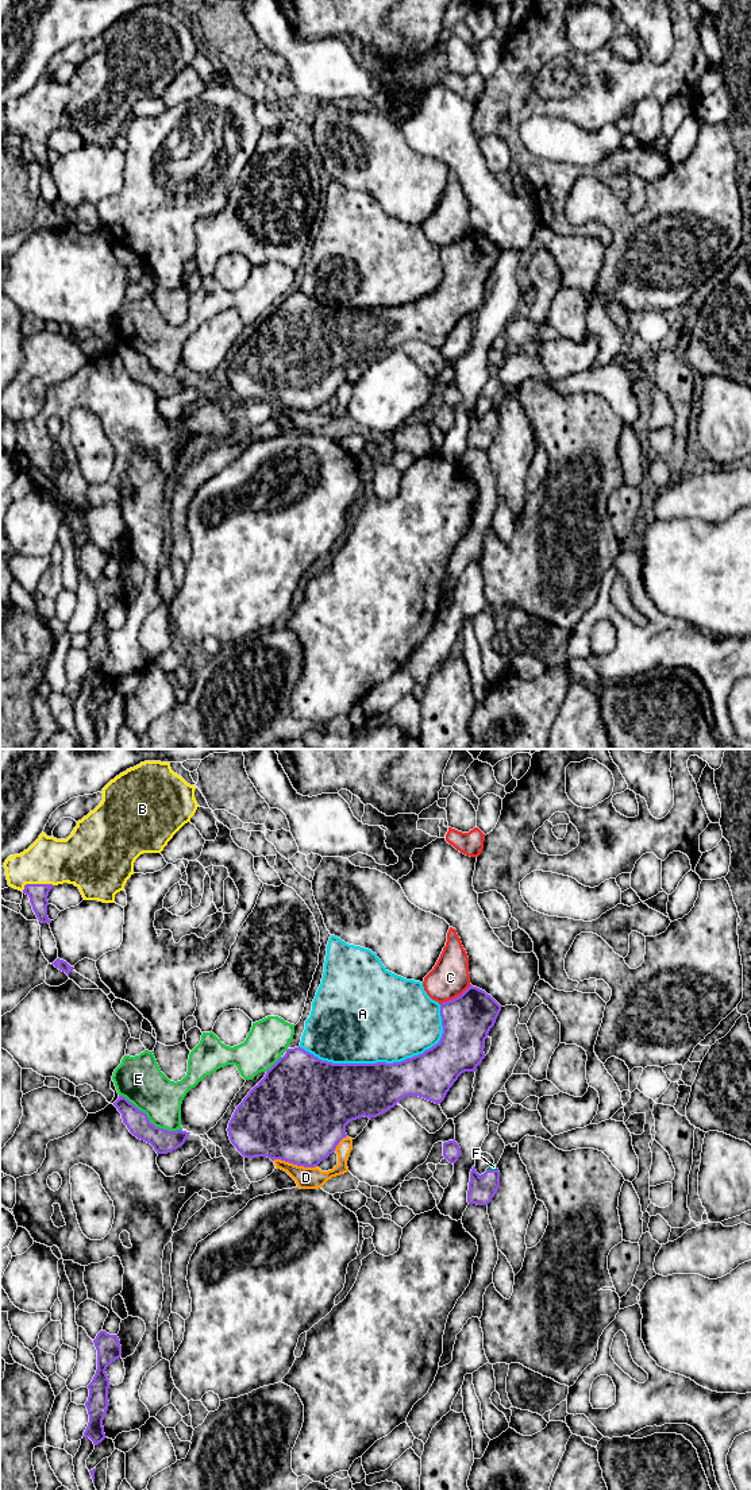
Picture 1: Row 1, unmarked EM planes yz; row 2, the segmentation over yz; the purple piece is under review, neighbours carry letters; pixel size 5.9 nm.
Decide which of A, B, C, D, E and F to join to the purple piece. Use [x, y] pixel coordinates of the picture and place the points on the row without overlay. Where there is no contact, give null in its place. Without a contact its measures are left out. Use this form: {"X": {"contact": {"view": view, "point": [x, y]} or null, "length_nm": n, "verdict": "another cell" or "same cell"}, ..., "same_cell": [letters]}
{"A": {"contact": {"view": "yz", "point": [385, 307]}, "length_nm": 900, "verdict": "another cell"}, "B": {"contact": {"view": "yz", "point": [35, 128]}, "length_nm": 200, "verdict": "same cell"}, "C": {"contact": {"view": "yz", "point": [455, 242]}, "length_nm": 220, "verdict": "another cell"}, "D": {"contact": {"view": "yz", "point": [295, 408]}, "length_nm": 260, "verdict": "another cell"}, "E": {"contact": {"view": "yz", "point": [149, 365]}, "length_nm": 440, "verdict": "another cell"}, "F": {"contact": {"view": "yz", "point": [492, 415]}, "length_nm": 70, "verdict": "same cell"}, "same_cell": ["B", "F"]}

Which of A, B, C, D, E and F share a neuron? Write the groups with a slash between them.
A / B F / C / D / E

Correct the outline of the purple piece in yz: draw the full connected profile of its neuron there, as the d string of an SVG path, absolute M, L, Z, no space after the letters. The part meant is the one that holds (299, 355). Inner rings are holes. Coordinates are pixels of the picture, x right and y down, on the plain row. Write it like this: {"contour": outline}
{"contour": "M470 229L461 240L440 248L440 285L423 298L401 306L332 308L319 304L300 290L288 293L236 351L227 372L230 385L244 402L267 401L271 405L281 404L297 410L315 412L347 381L346 370L350 366L363 360L377 362L407 340L419 340L440 348L458 321L465 316L475 316L485 302L485 283L500 255L501 250L490 239Z"}

